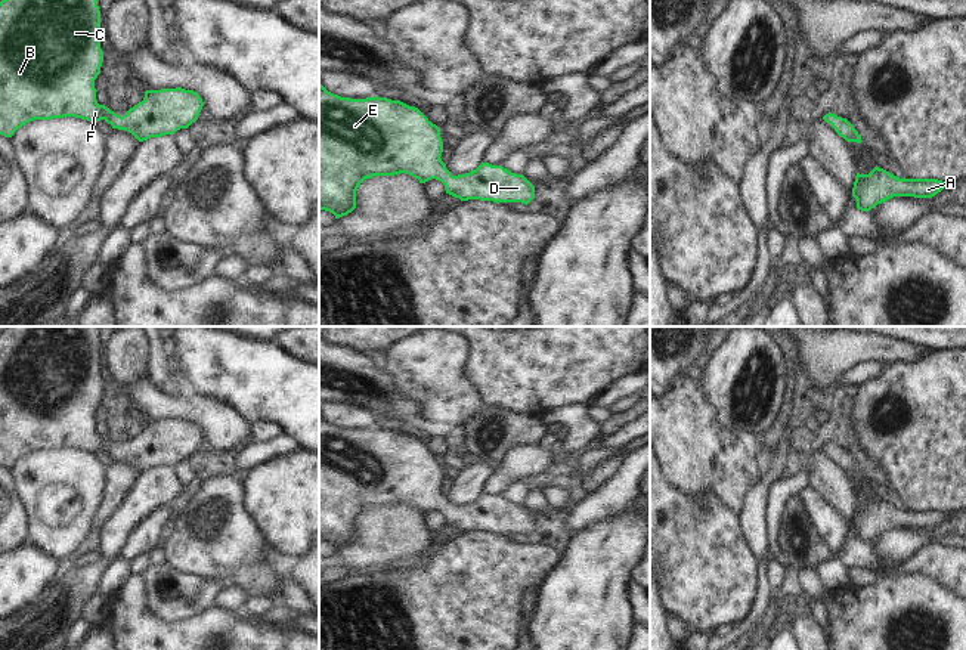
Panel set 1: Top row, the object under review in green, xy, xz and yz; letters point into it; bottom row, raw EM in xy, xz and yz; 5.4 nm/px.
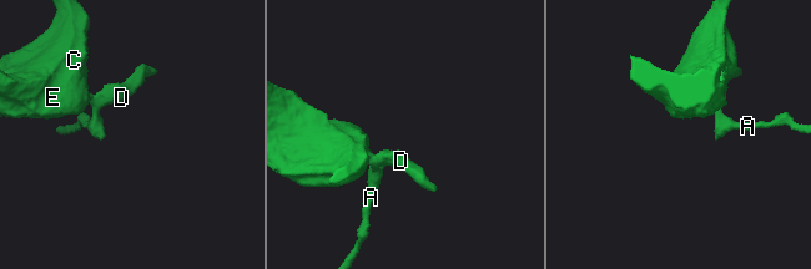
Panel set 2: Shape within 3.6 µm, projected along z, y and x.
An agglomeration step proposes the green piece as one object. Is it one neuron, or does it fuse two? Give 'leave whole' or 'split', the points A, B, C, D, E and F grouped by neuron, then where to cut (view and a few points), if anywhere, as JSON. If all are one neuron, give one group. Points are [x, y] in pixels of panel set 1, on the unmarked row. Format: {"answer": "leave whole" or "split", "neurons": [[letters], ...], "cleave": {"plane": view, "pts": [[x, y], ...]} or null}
{"answer": "leave whole", "neurons": [["A", "B", "C", "D", "E", "F"]], "cleave": null}

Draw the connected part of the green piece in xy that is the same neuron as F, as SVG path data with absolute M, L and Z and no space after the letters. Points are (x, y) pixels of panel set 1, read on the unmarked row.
M7 326L0 332L0 465L12 468L18 459L34 451L75 448L96 455L105 451L112 459L131 464L139 473L174 465L198 451L204 437L193 421L146 421L142 433L118 446L96 431L95 411L100 405L103 383L100 380L99 326Z

